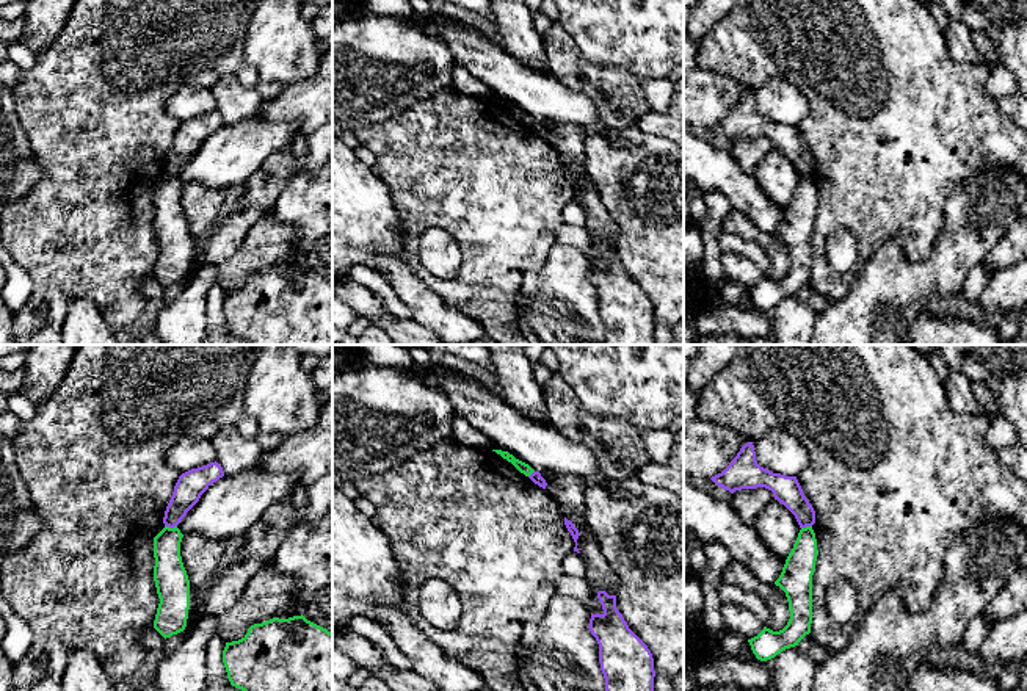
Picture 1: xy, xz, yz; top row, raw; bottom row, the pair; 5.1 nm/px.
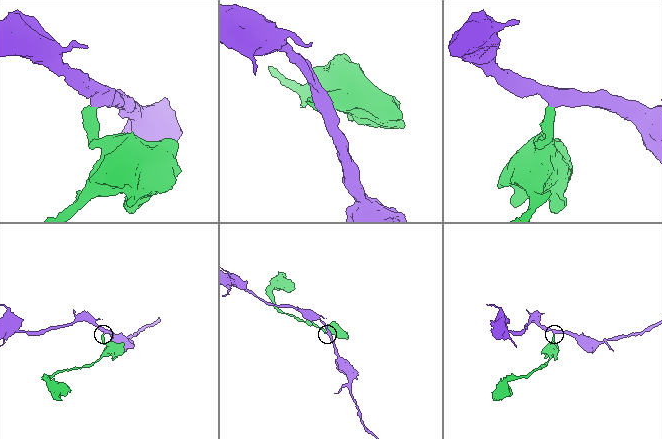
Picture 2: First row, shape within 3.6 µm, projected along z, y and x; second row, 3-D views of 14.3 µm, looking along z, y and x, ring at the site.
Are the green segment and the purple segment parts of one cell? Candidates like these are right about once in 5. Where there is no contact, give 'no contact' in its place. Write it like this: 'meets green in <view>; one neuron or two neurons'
meets green in xy; two neurons

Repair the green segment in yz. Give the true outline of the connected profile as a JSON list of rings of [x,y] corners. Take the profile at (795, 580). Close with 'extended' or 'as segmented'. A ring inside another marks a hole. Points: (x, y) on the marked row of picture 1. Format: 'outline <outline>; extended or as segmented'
outline [[[812,526],[801,528],[782,572],[775,581],[786,592],[790,619],[779,631],[764,627],[757,636],[748,639],[757,660],[771,660],[782,650],[798,646],[811,633],[812,575],[817,555],[817,539]]]; as segmented

